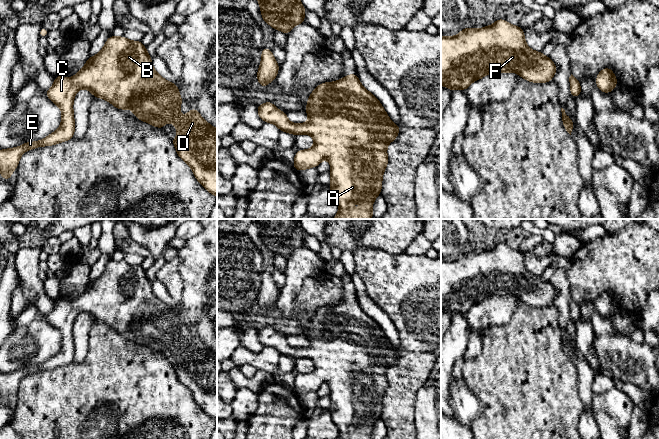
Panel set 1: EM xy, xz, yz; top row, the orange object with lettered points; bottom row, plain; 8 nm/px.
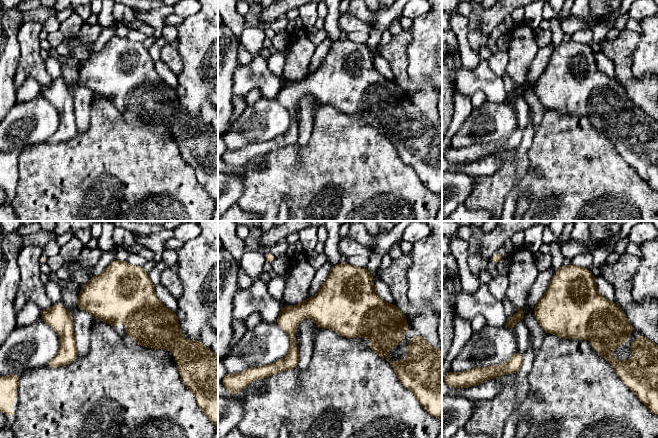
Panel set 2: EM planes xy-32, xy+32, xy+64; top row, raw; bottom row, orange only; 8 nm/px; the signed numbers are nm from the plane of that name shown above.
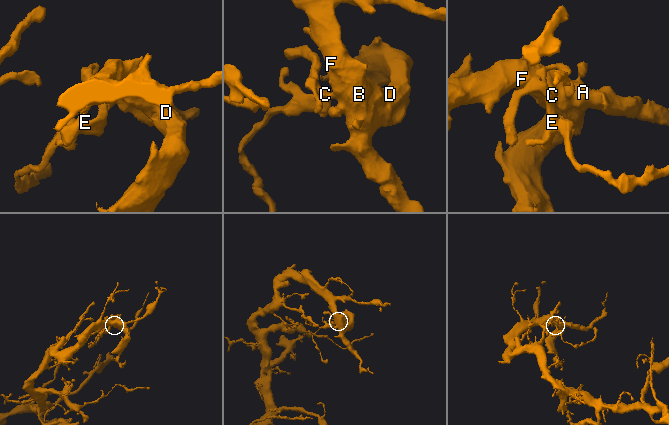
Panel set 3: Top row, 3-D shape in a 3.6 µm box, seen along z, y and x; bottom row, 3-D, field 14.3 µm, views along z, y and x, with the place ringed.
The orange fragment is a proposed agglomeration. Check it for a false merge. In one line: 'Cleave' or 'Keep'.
Keep

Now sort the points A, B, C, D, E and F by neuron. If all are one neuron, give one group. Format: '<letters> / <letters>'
A B C D E F

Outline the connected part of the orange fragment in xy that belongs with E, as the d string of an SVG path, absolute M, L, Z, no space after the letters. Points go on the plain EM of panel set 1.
M114 259L107 263L103 273L97 279L88 282L82 294L71 303L58 299L54 303L53 310L45 317L62 335L60 351L42 364L26 366L11 373L0 373L0 399L4 404L11 402L24 376L74 362L73 323L76 316L82 312L88 313L93 321L110 326L119 334L129 332L135 337L135 342L154 351L164 353L166 346L173 346L179 357L174 363L170 363L175 369L178 380L191 391L199 407L217 421L217 353L207 347L195 331L192 331L182 342L179 332L183 324L179 318L178 309L168 306L154 294L151 281L142 266L130 265L124 260Z

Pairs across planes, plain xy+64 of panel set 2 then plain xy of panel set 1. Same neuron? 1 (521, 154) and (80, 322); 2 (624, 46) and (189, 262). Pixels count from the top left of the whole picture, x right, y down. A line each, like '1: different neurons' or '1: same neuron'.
1: same neuron
2: different neurons

